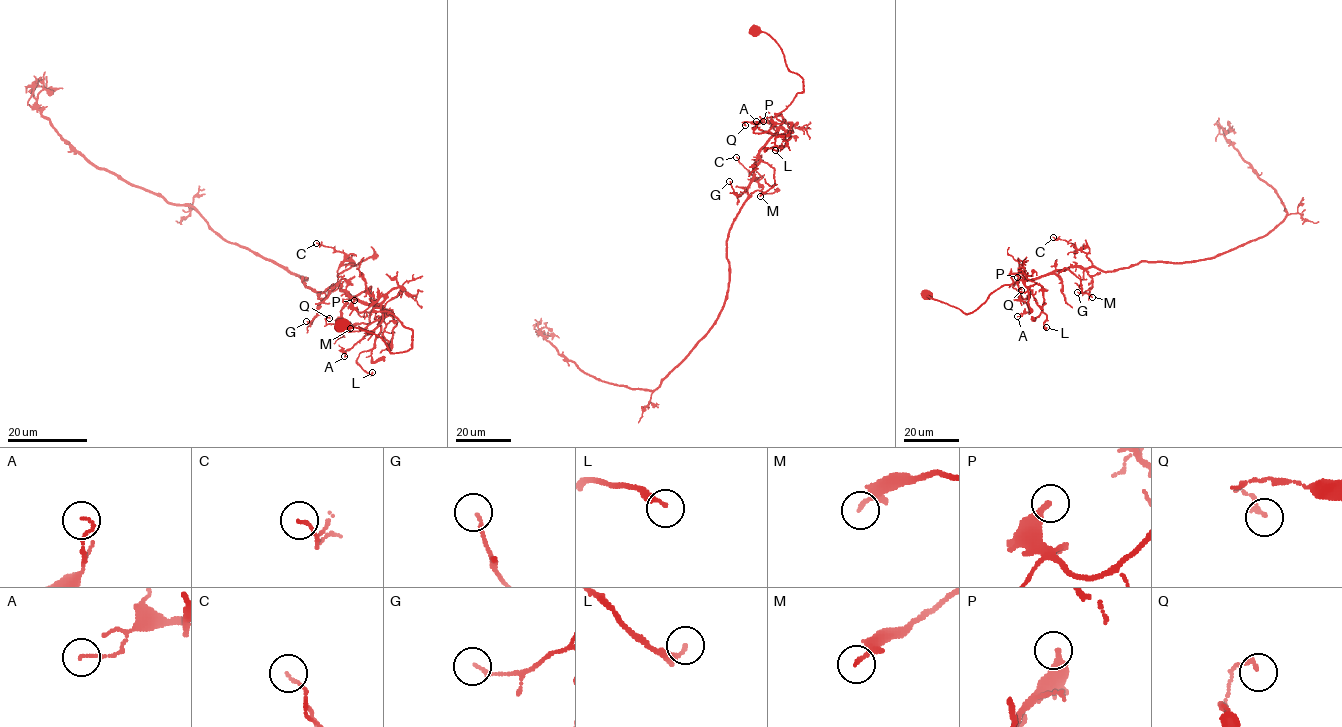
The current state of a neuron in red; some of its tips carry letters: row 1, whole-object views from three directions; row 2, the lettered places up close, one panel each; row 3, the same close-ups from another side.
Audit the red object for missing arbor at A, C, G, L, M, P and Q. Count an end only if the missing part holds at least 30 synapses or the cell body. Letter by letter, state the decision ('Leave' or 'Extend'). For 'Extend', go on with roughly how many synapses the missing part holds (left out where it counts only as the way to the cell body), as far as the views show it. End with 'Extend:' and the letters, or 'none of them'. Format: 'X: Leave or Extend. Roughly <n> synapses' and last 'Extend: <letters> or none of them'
A: Leave
C: Leave
G: Leave
L: Leave
M: Leave
P: Leave
Q: Leave
Extend: none of them

